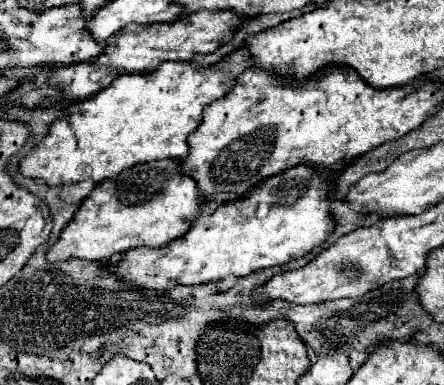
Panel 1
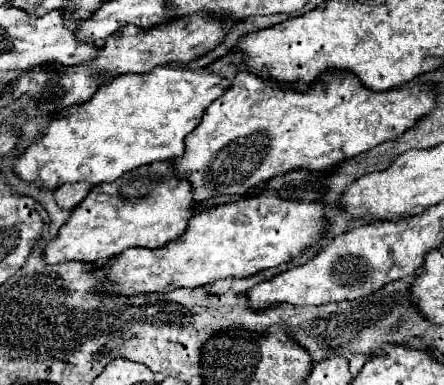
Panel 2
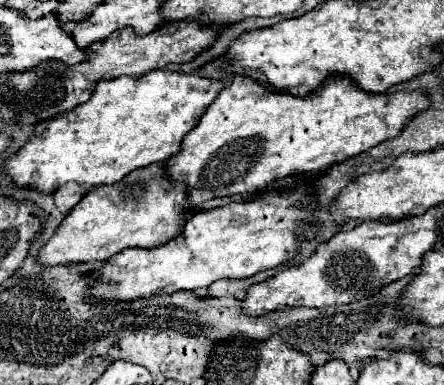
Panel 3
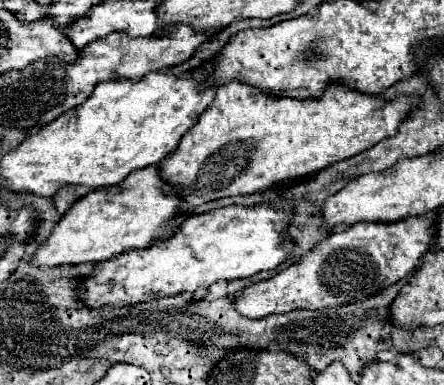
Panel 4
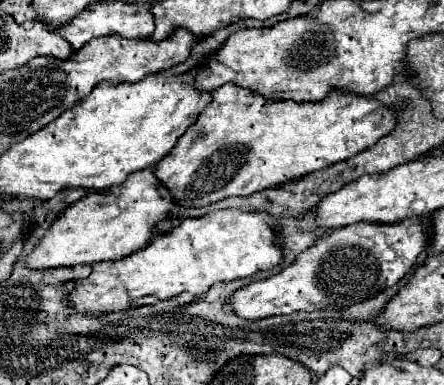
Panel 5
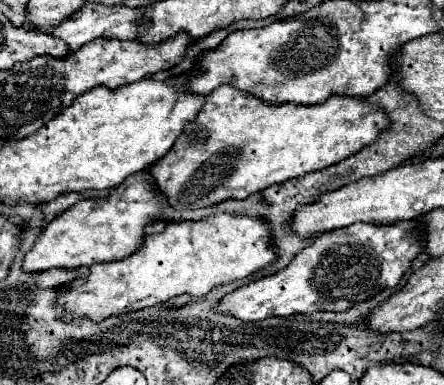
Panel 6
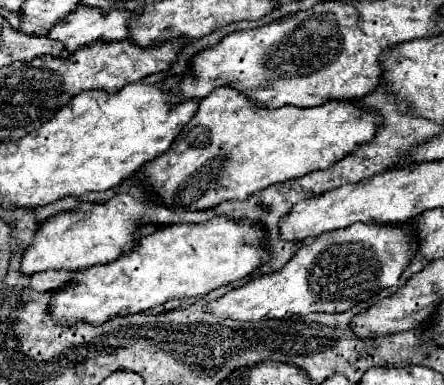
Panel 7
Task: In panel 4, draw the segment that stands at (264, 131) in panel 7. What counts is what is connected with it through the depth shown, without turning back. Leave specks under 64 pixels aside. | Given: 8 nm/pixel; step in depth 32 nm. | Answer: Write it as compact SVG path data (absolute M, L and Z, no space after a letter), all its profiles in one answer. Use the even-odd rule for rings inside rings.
M230 82L216 88L216 96L200 116L198 124L192 126L182 136L178 148L160 162L160 178L168 182L190 208L224 196L264 192L278 182L314 174L372 148L372 144L378 144L388 136L394 136L396 124L400 124L400 116L404 116L408 104L412 104L412 96L400 96L396 104L388 104L386 100L376 100L376 96L360 94L340 84L330 84L318 100L298 102L292 98L272 98L248 84Z

